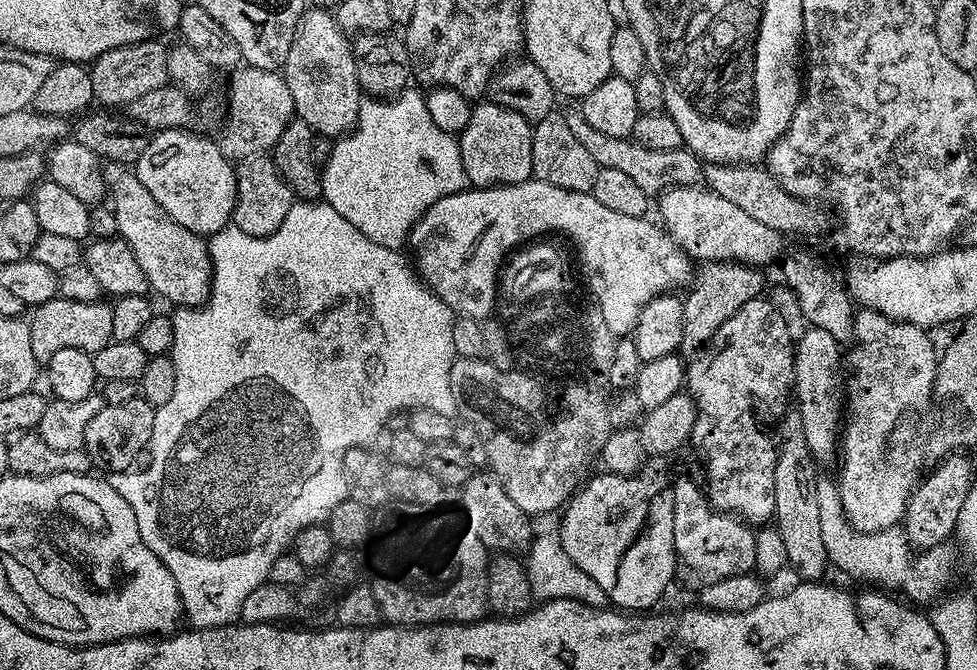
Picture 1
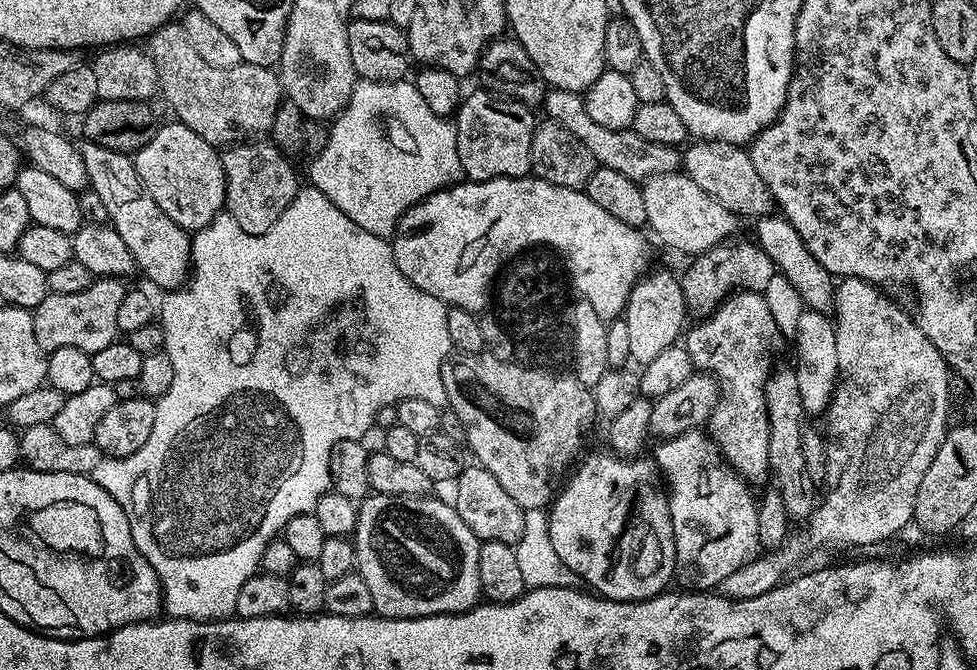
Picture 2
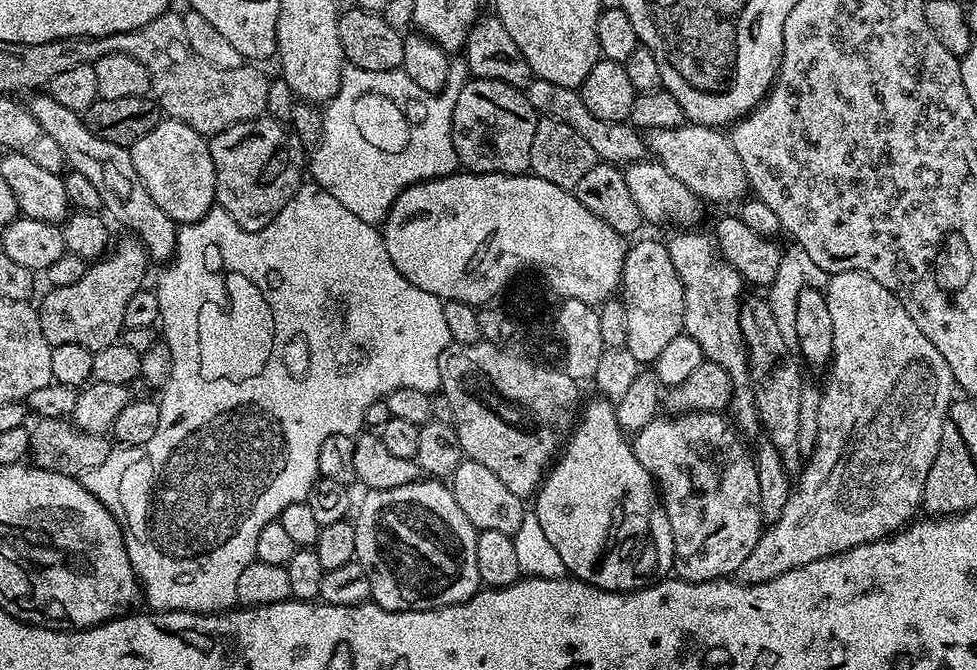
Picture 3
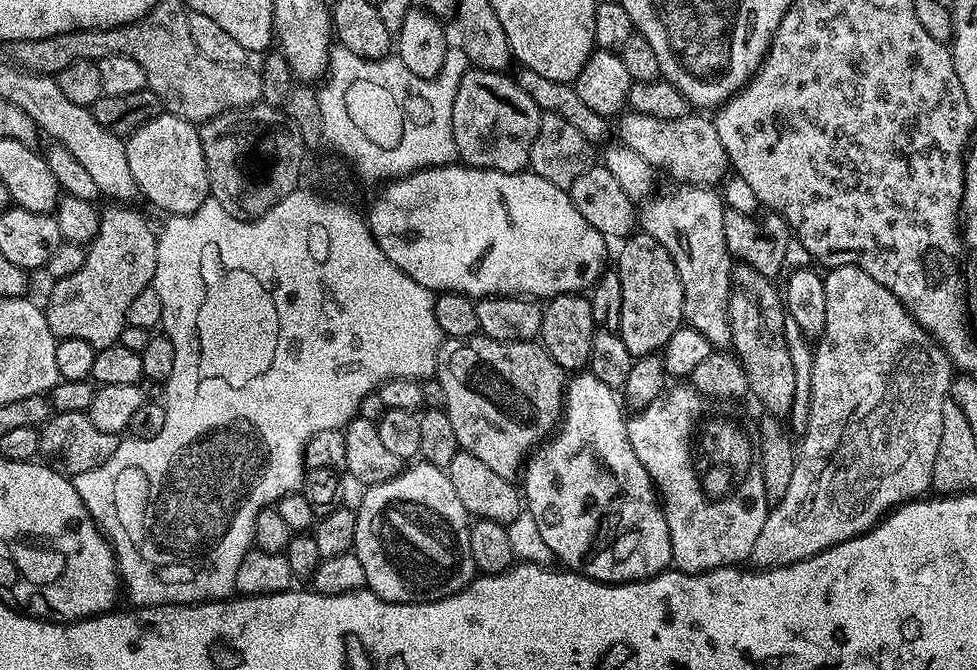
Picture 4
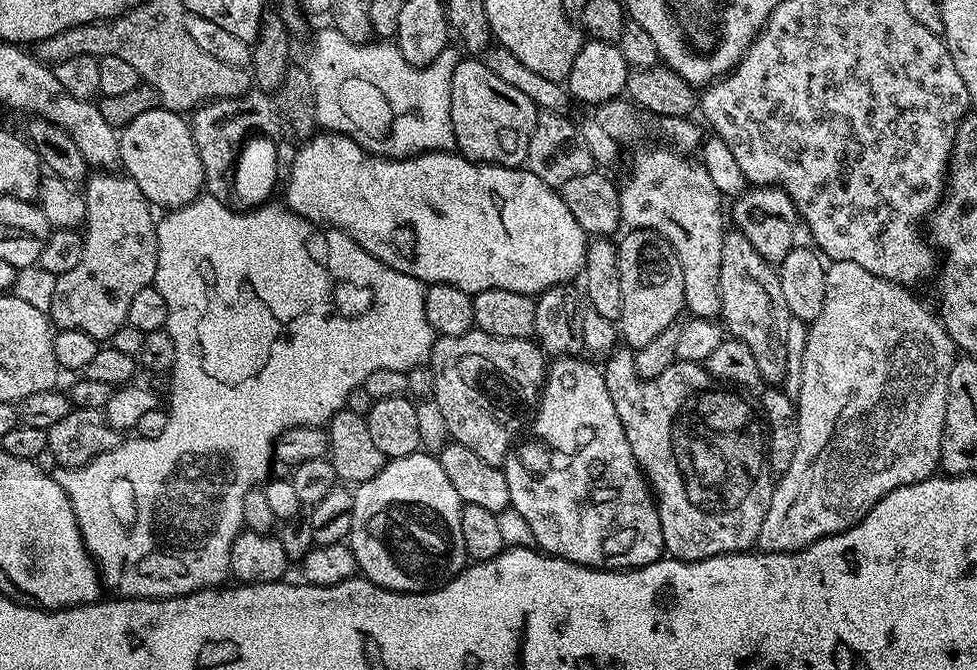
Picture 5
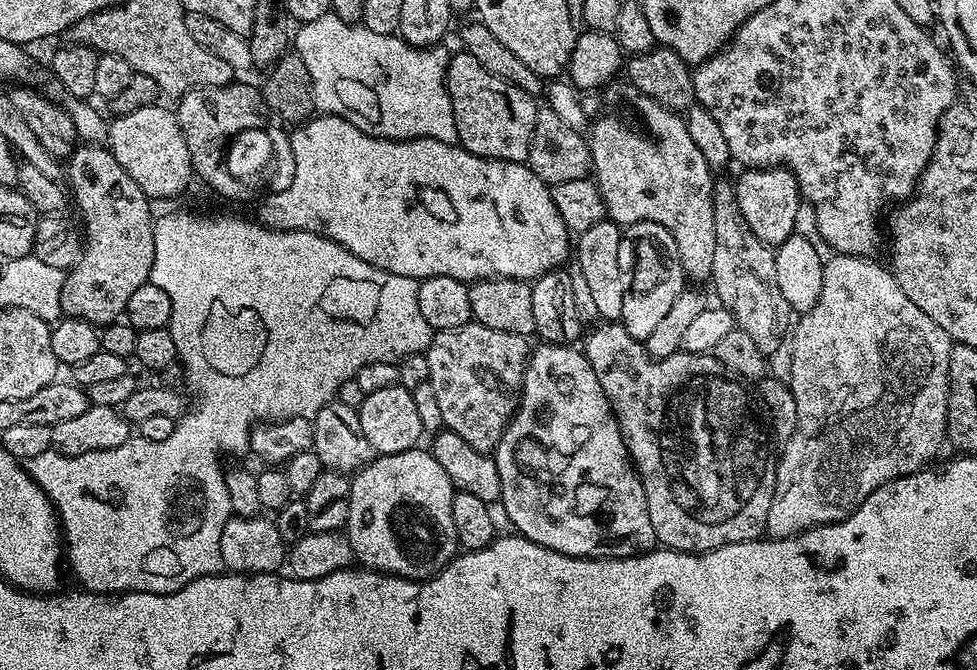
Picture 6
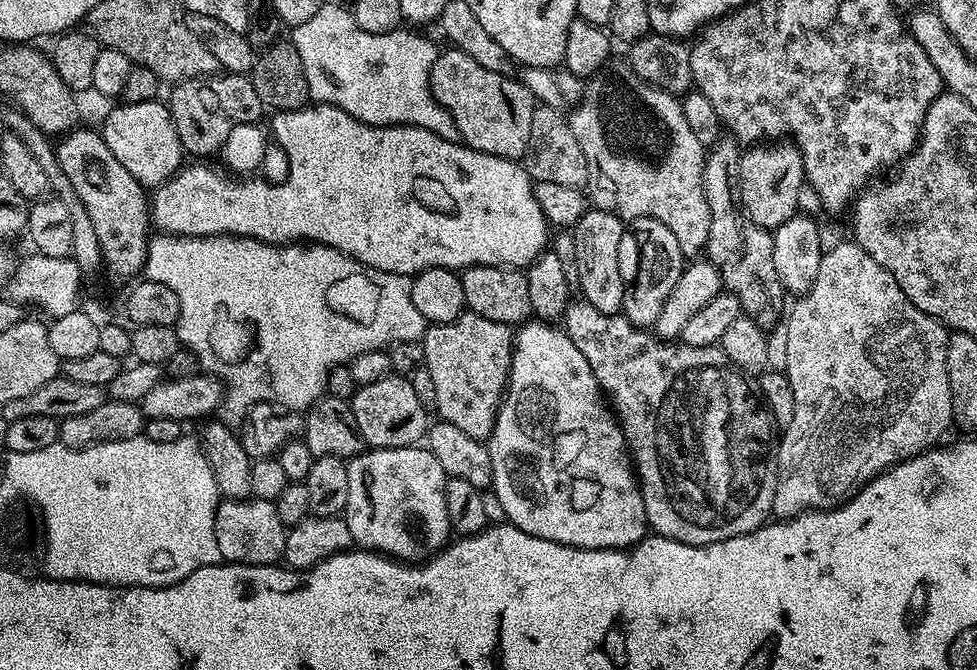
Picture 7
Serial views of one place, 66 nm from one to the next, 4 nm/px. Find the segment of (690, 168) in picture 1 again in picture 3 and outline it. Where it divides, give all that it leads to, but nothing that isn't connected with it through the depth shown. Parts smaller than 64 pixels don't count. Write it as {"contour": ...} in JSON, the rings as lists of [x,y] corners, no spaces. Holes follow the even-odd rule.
{"contour":[[[533,78],[528,83],[526,95],[530,106],[534,106],[537,116],[553,116],[558,122],[566,122],[566,126],[578,130],[586,143],[594,149],[597,161],[617,166],[637,164],[639,160],[649,155],[647,139],[642,135],[641,129],[633,128],[631,123],[619,120],[618,122],[606,122],[603,118],[597,118],[586,110],[586,102],[582,102],[579,91],[575,88],[557,86],[555,82],[546,82],[539,78]]]}

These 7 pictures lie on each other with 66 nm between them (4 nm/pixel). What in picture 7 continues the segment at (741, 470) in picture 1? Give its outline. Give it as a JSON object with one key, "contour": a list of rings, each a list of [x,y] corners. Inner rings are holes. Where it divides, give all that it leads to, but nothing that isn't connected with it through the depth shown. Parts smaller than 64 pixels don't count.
{"contour":[[[626,62],[605,64],[585,84],[588,85],[584,88],[584,97],[577,102],[567,121],[570,130],[574,130],[574,138],[578,138],[578,146],[582,146],[582,154],[586,154],[586,192],[591,203],[625,222],[654,218],[674,233],[686,258],[699,257],[707,249],[710,238],[710,205],[706,203],[704,189],[706,145],[698,142],[694,130],[690,130],[680,100],[669,92],[658,90],[658,86],[650,86],[650,82],[634,74]]]}

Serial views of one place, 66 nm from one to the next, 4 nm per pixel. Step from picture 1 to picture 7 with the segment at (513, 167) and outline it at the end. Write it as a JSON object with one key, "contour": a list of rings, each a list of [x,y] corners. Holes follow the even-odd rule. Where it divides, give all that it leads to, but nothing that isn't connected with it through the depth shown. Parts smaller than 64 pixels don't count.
{"contour":[[[448,46],[434,62],[430,86],[437,104],[441,104],[450,114],[450,118],[454,118],[454,126],[458,126],[460,131],[460,140],[469,148],[507,160],[519,161],[523,157],[530,142],[530,121],[534,118],[538,101],[519,79],[502,72],[486,70],[486,66],[478,66],[478,62],[470,58],[470,54],[462,54],[462,50]]]}

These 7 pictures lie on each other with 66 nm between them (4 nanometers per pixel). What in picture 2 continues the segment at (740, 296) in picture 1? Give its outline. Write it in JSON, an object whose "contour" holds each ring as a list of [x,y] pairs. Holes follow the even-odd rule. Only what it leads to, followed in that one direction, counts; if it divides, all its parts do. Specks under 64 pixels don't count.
{"contour":[[[733,238],[725,243],[714,246],[709,252],[699,253],[696,260],[684,276],[679,277],[680,285],[684,291],[684,301],[689,313],[693,317],[703,318],[709,316],[723,300],[727,300],[733,292],[764,292],[776,271],[776,263],[772,261],[760,248],[760,245],[751,239],[740,240]]]}

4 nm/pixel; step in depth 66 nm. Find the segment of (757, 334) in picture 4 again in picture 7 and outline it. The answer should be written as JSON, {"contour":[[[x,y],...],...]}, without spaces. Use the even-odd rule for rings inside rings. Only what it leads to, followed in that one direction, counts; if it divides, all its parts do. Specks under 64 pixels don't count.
{"contour":[[[721,138],[707,153],[704,189],[706,203],[710,205],[710,238],[706,256],[719,270],[724,288],[738,298],[741,313],[749,316],[758,327],[771,330],[785,315],[786,293],[778,278],[778,270],[774,270],[772,232],[754,223],[740,207],[741,151],[741,145],[735,139]]]}

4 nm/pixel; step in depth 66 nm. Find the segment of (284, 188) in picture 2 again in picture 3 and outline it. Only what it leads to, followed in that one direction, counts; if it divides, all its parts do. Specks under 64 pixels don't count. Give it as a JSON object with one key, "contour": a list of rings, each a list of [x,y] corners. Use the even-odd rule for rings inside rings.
{"contour":[[[267,114],[259,116],[257,120],[231,124],[229,128],[215,132],[208,140],[208,149],[210,158],[214,158],[216,204],[226,210],[226,214],[230,214],[230,218],[234,218],[234,222],[238,222],[242,230],[257,232],[270,226],[270,222],[278,218],[286,202],[290,202],[301,184],[305,183],[306,152],[300,146],[300,139],[290,131],[287,123],[275,120]]]}

